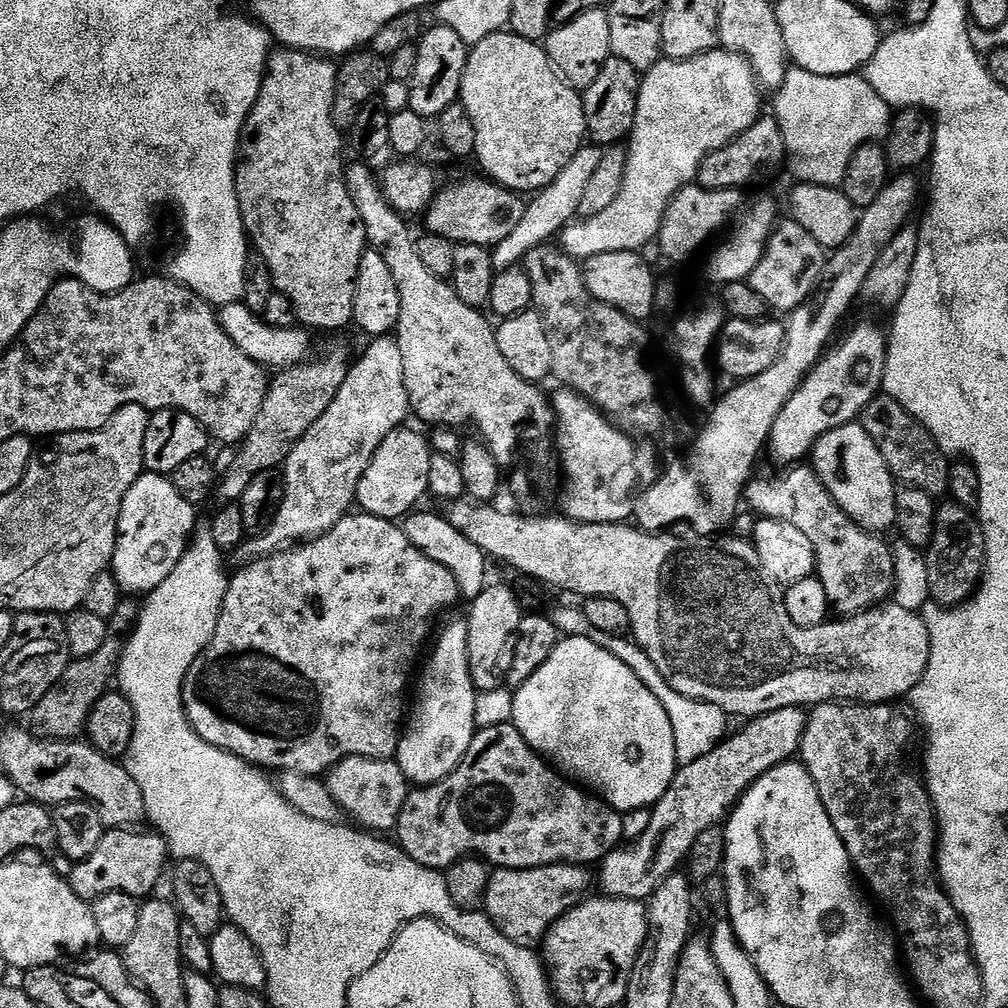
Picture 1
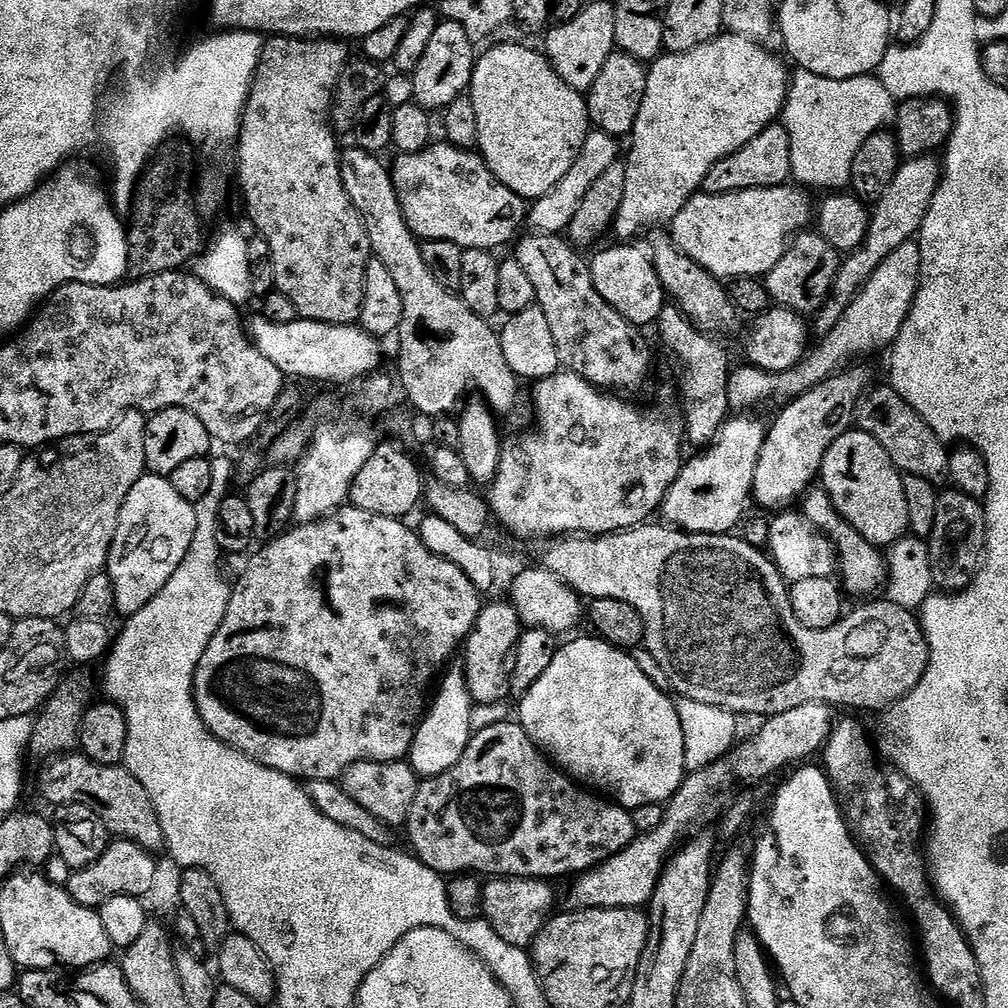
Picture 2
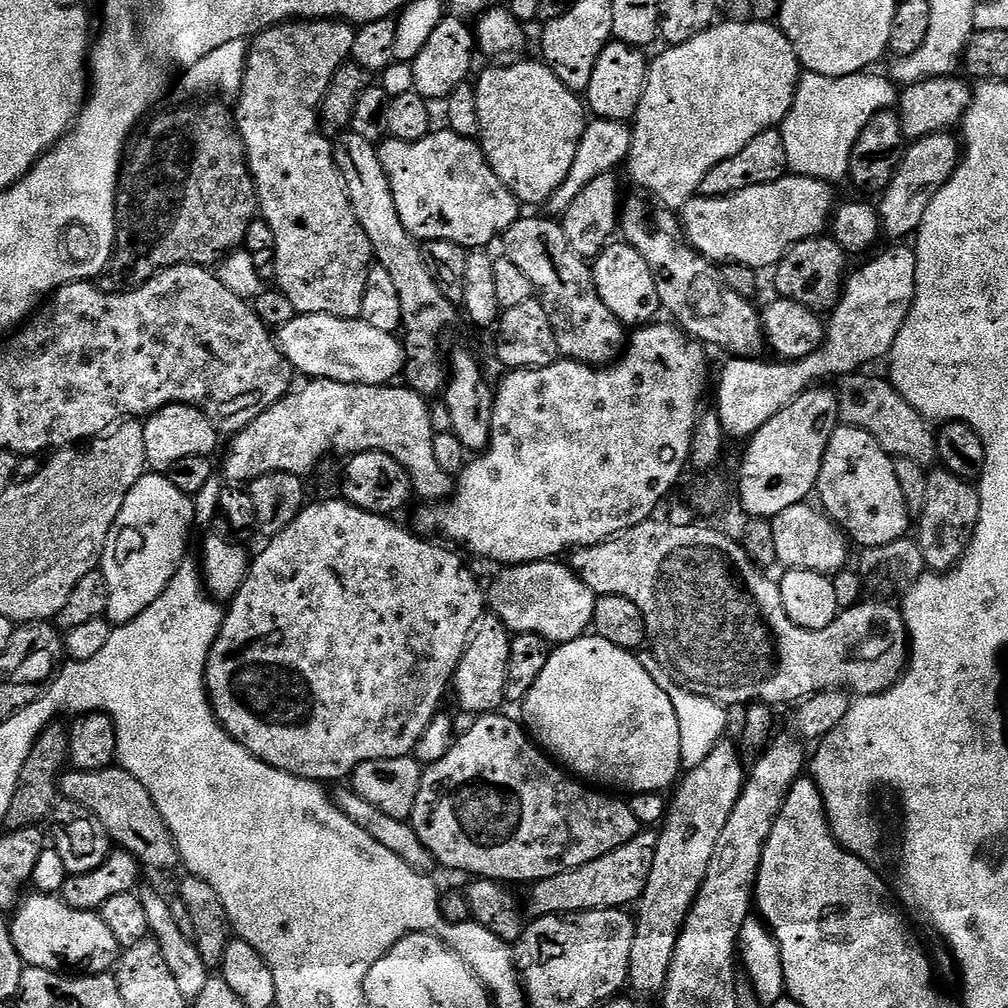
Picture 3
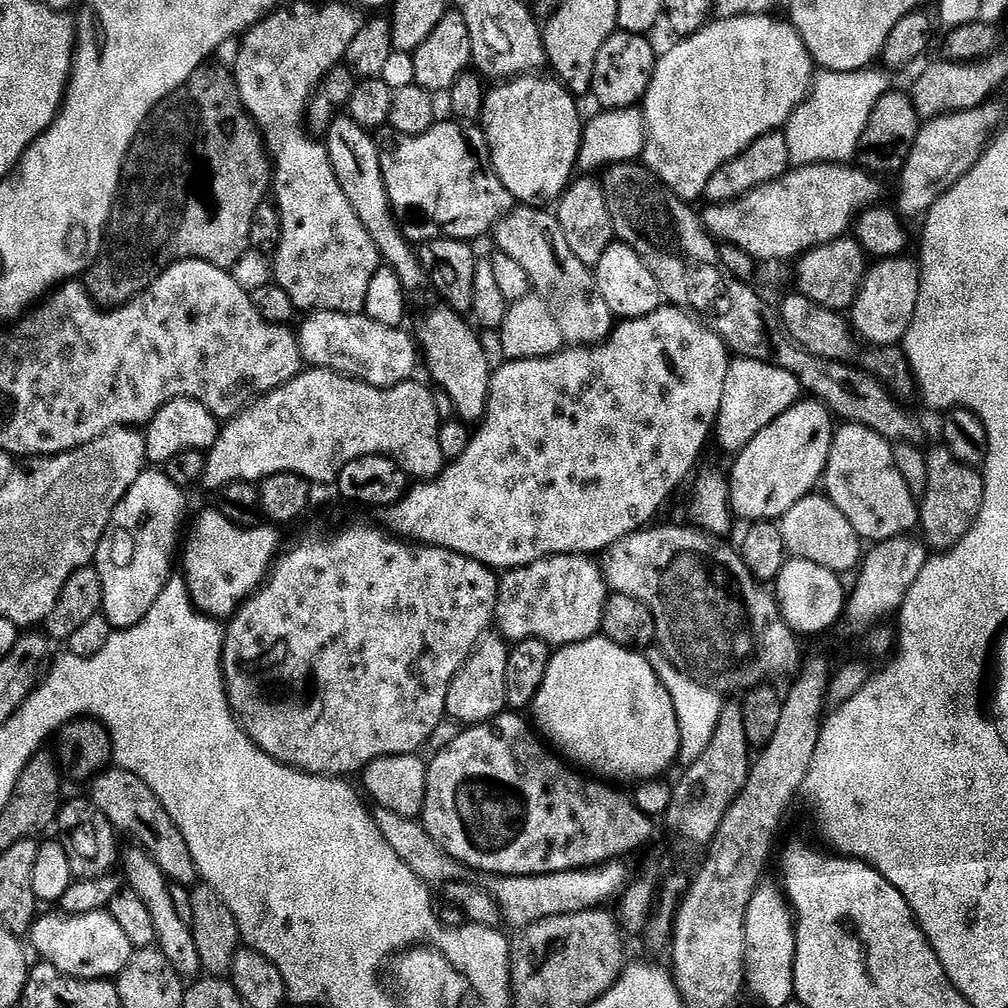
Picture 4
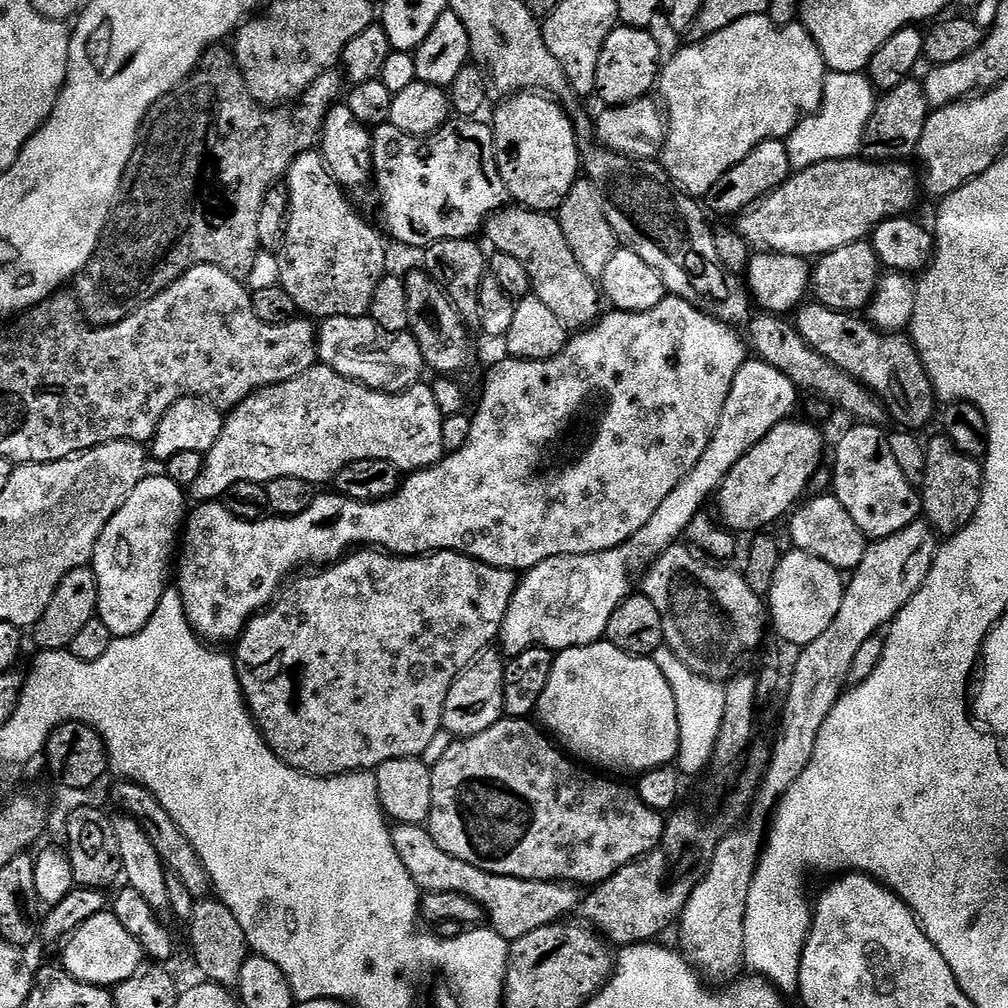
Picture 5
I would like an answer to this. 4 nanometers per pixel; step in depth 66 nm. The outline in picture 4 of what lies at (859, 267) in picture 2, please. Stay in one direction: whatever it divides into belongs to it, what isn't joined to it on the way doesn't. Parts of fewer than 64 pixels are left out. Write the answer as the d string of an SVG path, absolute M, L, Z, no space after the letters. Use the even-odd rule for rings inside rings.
M996 102L983 104L981 108L965 112L951 112L934 120L923 121L918 138L906 158L904 168L898 174L900 193L895 207L899 215L923 217L928 209L960 181L982 158L994 133L1001 127L1004 112Z

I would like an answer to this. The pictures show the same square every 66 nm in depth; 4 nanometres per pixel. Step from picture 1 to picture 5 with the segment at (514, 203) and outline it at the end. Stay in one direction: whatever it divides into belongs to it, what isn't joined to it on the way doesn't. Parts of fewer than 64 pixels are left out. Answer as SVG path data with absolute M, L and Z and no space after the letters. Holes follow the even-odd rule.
M456 118L430 136L408 136L394 125L385 123L372 132L372 170L376 196L380 199L383 231L400 244L423 250L434 242L467 240L475 237L495 212L509 203L510 197L498 174L492 145L492 130L476 118Z

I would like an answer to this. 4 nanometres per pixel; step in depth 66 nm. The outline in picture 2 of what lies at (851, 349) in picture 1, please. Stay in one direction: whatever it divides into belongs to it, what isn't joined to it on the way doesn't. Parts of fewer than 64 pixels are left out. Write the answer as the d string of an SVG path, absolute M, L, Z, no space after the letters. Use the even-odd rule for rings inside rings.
M851 368L840 370L807 392L789 399L789 404L777 414L776 421L767 425L764 445L758 454L758 464L754 466L750 489L753 501L757 500L764 508L779 509L791 505L788 503L796 495L803 495L819 477L822 458L842 431L840 423L855 413L858 397L870 384L862 369Z

